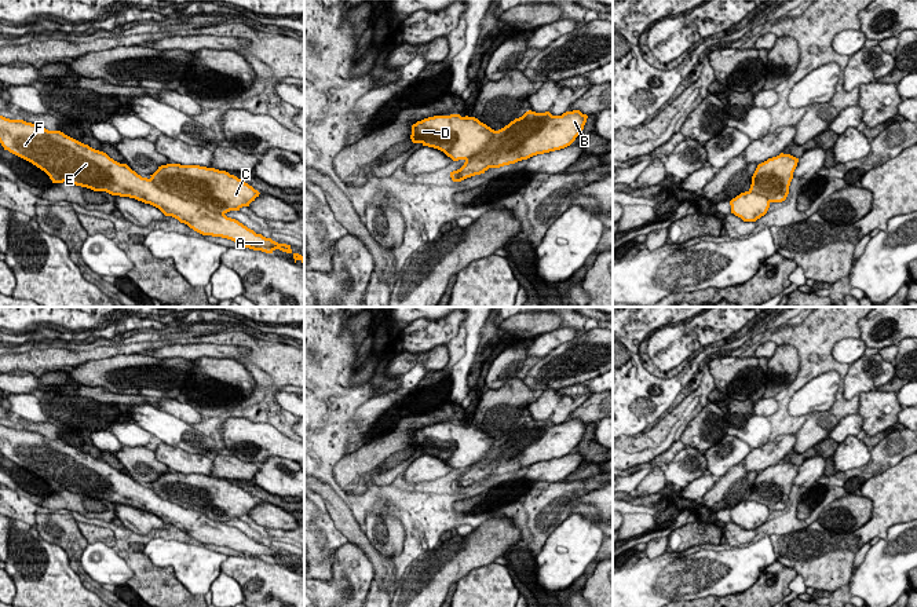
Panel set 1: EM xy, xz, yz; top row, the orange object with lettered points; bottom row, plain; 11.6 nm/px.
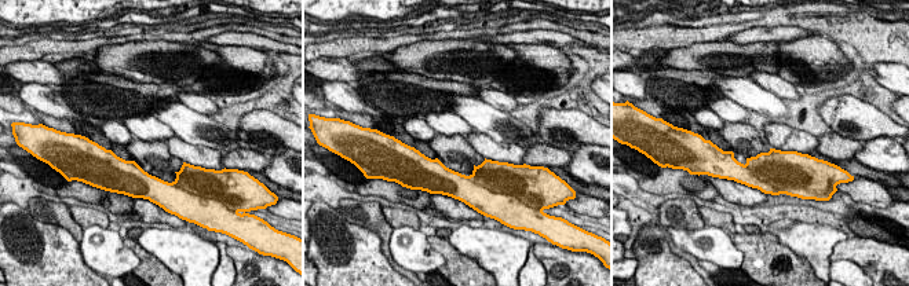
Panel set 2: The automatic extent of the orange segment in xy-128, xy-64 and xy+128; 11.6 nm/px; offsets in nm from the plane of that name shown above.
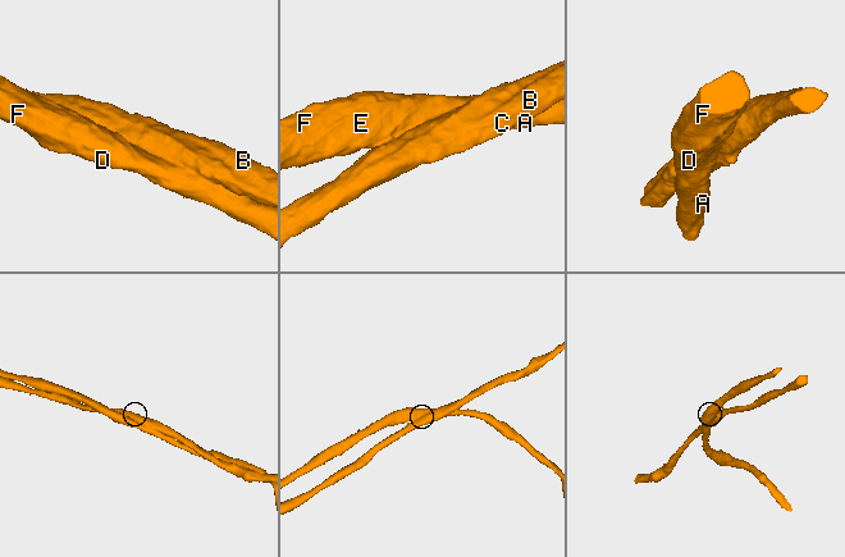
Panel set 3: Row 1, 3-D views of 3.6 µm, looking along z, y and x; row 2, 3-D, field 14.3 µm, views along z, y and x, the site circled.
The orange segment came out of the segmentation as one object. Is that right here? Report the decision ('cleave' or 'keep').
cleave

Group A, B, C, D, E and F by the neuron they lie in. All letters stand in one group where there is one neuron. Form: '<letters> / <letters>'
A D E F / B C

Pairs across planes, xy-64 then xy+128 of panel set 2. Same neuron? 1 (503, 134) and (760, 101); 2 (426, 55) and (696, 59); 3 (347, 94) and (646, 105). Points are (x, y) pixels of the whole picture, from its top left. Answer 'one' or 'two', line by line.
1: one
2: one
3: two

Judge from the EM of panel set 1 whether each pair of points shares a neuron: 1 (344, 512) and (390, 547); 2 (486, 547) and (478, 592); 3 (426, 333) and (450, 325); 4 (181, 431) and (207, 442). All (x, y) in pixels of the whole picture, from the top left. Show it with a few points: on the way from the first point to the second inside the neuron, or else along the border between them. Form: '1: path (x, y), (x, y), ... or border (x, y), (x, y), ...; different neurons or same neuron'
1: border (364, 531), (368, 541), (386, 556); different neurons
2: border (493, 562), (471, 569), (455, 582); different neurons
3: path (431, 333), (445, 329); same neuron
4: path (187, 438), (193, 442), (200, 442); same neuron

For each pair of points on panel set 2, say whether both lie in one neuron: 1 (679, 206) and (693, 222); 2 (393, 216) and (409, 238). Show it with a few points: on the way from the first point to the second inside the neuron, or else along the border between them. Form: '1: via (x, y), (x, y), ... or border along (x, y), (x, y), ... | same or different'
1: via (682, 211), (689, 217) | same
2: border along (394, 227), (411, 226), (418, 230) | different

